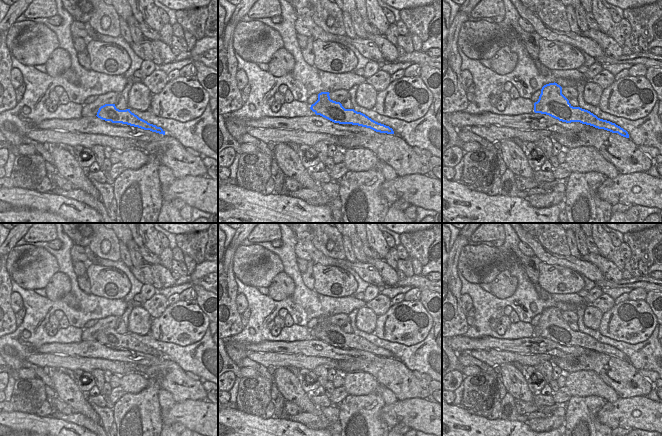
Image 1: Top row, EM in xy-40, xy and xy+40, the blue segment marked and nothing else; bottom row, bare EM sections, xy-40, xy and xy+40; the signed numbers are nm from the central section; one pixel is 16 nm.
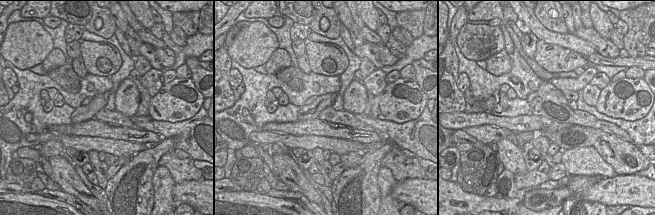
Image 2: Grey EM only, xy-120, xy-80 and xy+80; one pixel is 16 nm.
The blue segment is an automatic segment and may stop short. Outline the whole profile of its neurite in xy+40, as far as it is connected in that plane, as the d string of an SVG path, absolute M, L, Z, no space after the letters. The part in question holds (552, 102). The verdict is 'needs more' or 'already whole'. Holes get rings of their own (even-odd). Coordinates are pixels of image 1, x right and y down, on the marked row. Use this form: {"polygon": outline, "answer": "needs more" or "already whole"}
{"polygon": "M555 82L542 87L539 99L534 103L534 112L549 115L566 123L580 122L629 138L628 132L615 123L600 119L588 110L573 107L562 94L562 87Z", "answer": "already whole"}

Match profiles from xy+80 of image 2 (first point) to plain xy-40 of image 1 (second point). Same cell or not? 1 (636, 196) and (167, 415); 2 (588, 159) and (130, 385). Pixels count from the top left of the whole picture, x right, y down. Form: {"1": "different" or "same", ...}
{"1": "same", "2": "same"}

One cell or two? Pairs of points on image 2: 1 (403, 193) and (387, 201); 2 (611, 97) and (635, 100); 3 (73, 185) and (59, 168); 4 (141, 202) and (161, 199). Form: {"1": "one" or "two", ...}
{"1": "two", "2": "one", "3": "one", "4": "two"}

